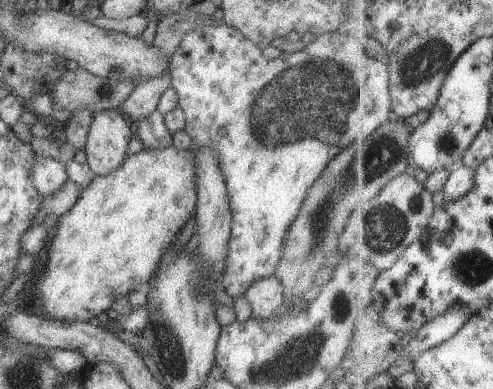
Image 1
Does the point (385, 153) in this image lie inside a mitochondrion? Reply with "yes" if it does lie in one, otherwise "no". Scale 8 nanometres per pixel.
yes

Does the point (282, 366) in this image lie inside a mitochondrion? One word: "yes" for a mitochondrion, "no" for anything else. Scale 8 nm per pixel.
yes

